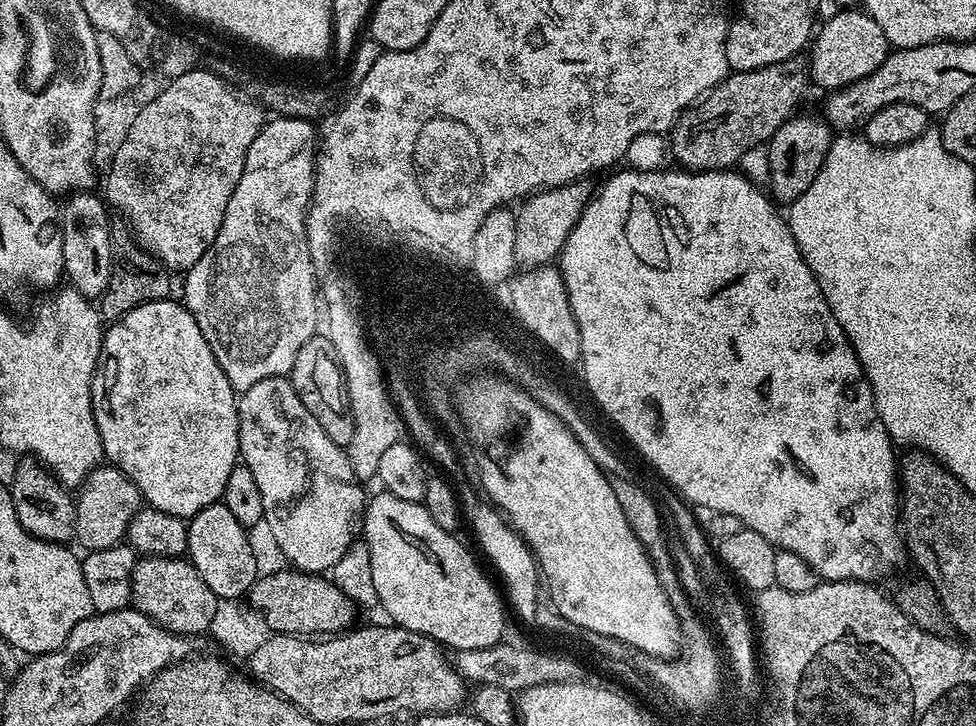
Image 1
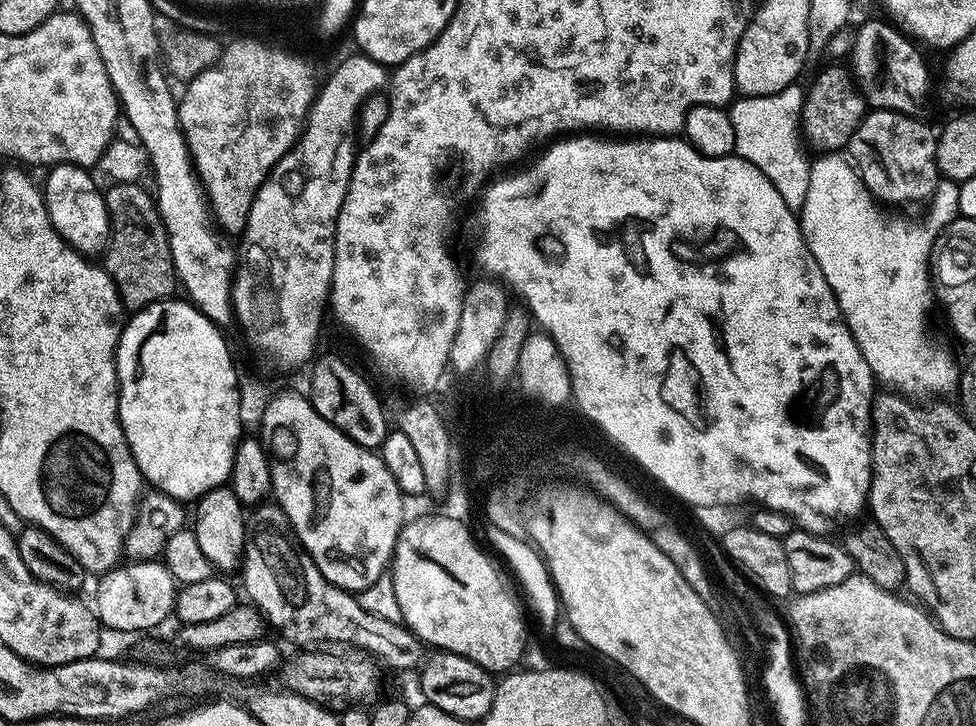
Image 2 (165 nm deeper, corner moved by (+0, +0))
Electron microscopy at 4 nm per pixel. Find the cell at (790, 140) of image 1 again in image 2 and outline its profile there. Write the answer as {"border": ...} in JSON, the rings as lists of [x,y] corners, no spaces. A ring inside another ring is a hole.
{"border":[[[847,67],[824,68],[804,93],[804,109],[800,111],[803,139],[820,154],[836,154],[853,143],[860,121],[866,115],[866,101],[860,95],[854,77]]]}

